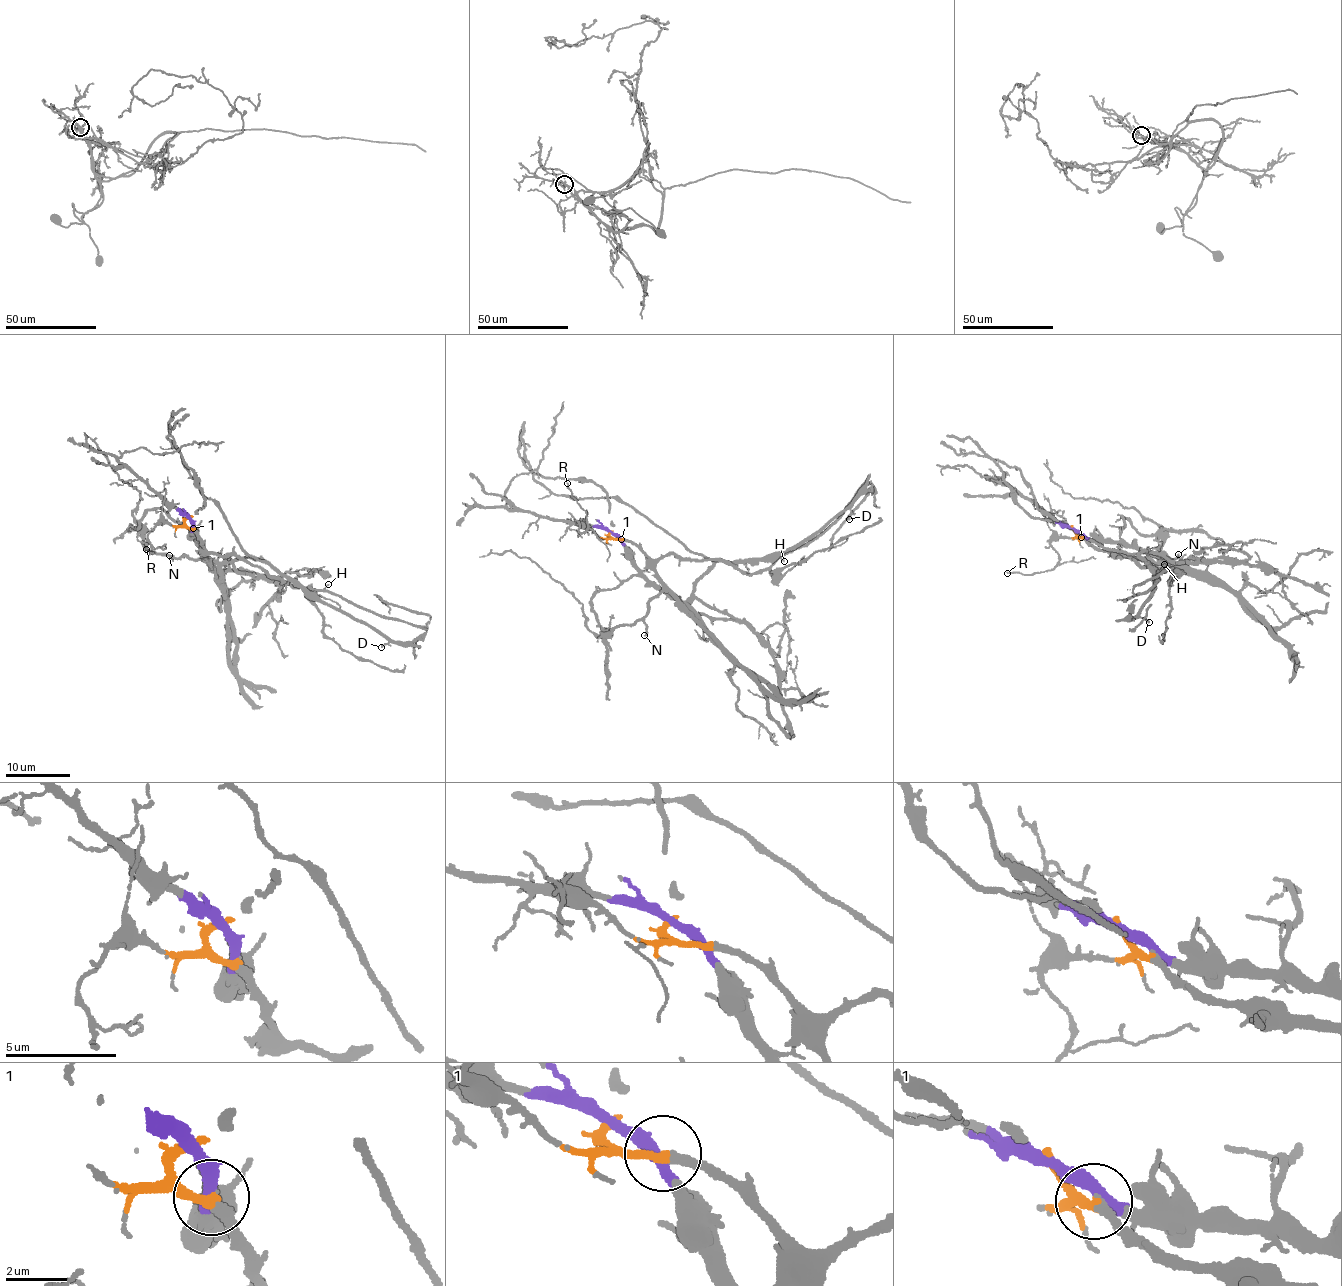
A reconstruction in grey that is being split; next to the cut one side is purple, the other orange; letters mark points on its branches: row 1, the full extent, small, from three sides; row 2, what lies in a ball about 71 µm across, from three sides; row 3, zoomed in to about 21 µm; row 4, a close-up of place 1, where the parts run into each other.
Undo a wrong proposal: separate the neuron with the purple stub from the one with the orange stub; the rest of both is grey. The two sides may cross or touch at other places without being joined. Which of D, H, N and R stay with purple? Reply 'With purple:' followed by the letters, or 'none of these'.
With purple: D

